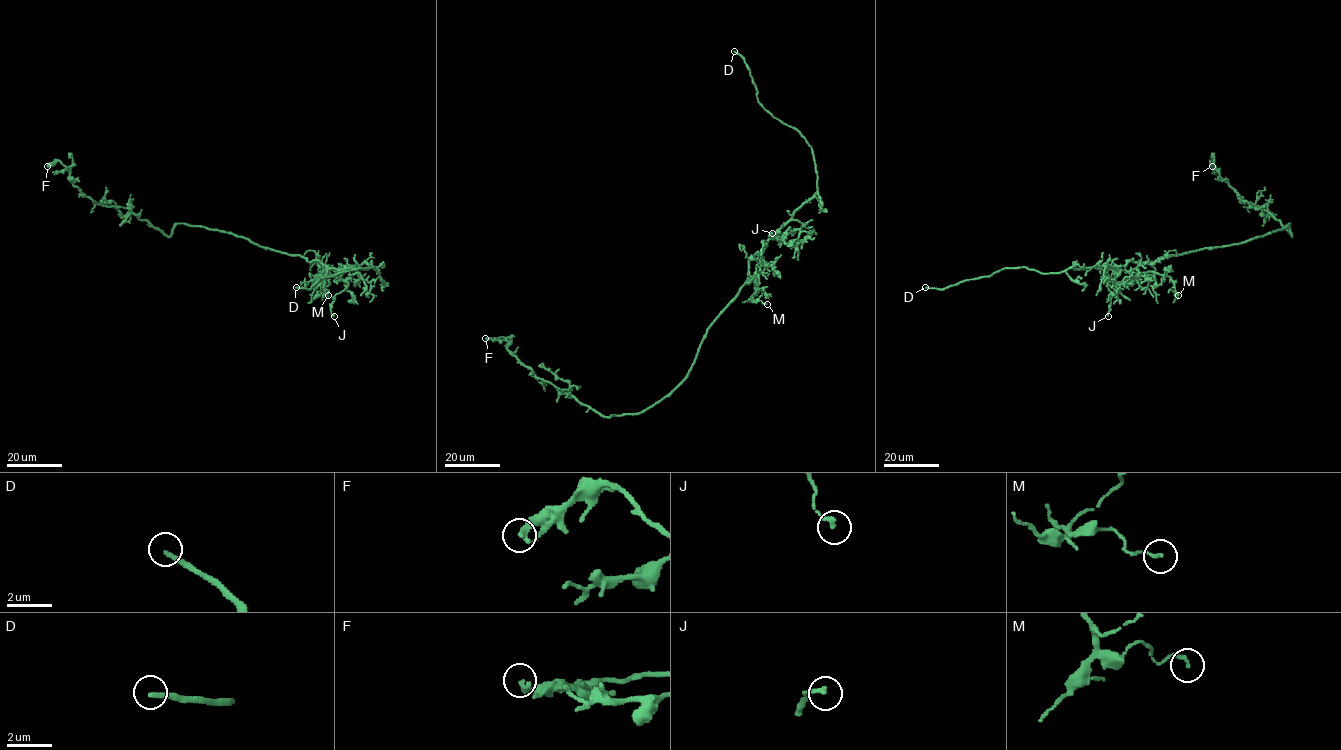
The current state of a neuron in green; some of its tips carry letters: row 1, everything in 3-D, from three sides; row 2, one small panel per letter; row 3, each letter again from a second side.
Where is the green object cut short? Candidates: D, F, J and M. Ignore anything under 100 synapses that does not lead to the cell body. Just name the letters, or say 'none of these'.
D

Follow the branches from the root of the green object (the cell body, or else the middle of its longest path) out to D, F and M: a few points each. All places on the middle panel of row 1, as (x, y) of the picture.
D: (714, 320), (756, 271), (765, 243), (817, 190), (811, 147), (758, 101), (749, 67), (734, 51)
F: (714, 320), (688, 374), (670, 393), (640, 412), (609, 417), (538, 378), (510, 352), (504, 337), (485, 338)
M: (714, 320), (755, 273), (761, 255), (764, 269), (758, 275), (759, 284), (753, 299), (767, 304)

